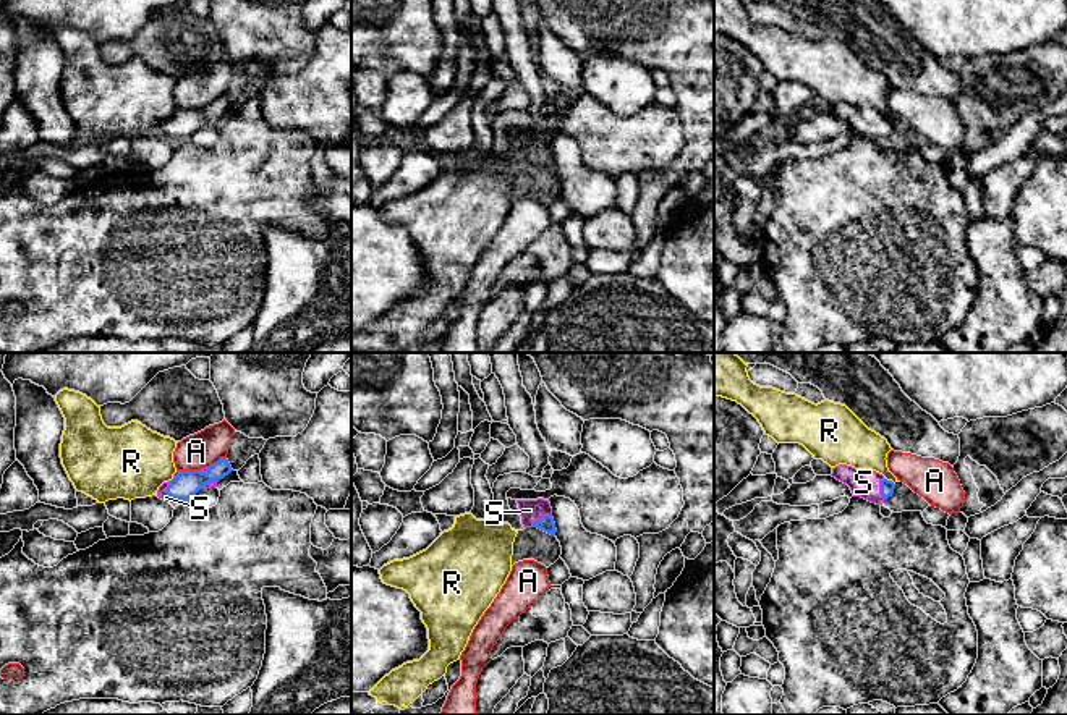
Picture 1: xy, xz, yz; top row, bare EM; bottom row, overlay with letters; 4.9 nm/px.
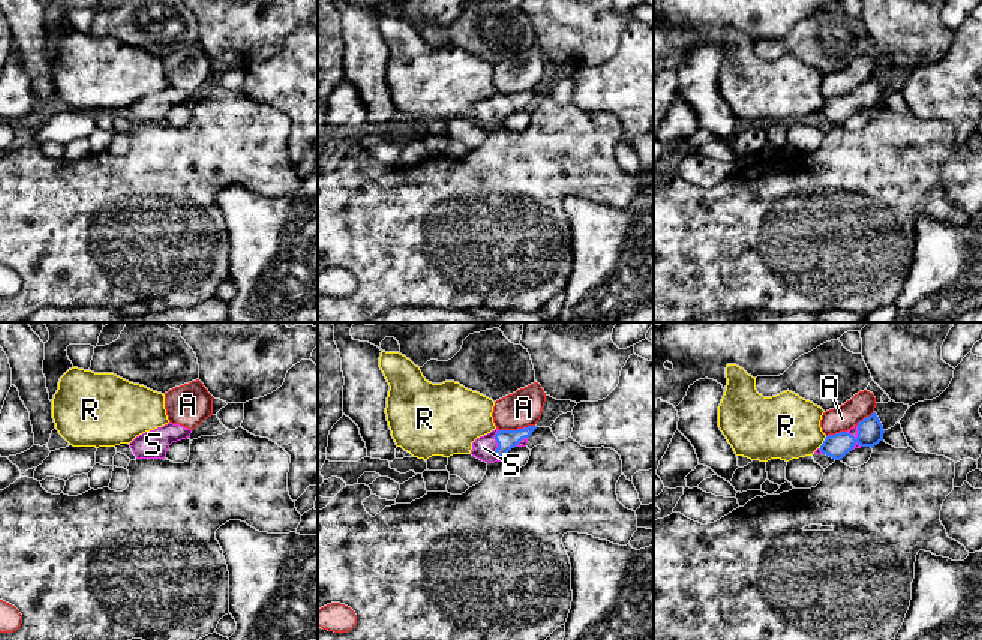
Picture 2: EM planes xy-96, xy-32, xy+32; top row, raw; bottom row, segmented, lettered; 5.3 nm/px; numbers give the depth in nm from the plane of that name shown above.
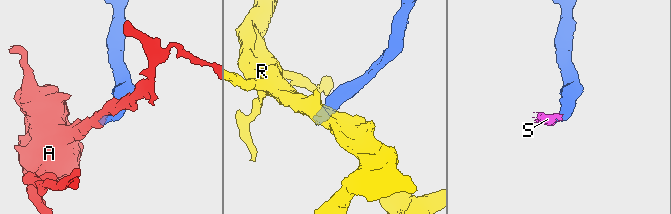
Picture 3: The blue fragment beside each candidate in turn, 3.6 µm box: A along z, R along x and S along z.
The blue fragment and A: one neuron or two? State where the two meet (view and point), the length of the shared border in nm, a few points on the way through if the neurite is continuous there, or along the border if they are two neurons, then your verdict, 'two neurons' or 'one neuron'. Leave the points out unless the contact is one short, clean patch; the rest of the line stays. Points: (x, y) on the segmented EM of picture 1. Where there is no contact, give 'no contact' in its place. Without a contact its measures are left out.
meets blue in xy at (217, 461); contact 110 nm long; border along xy (225, 456), (221, 456), (208, 468); two neurons

